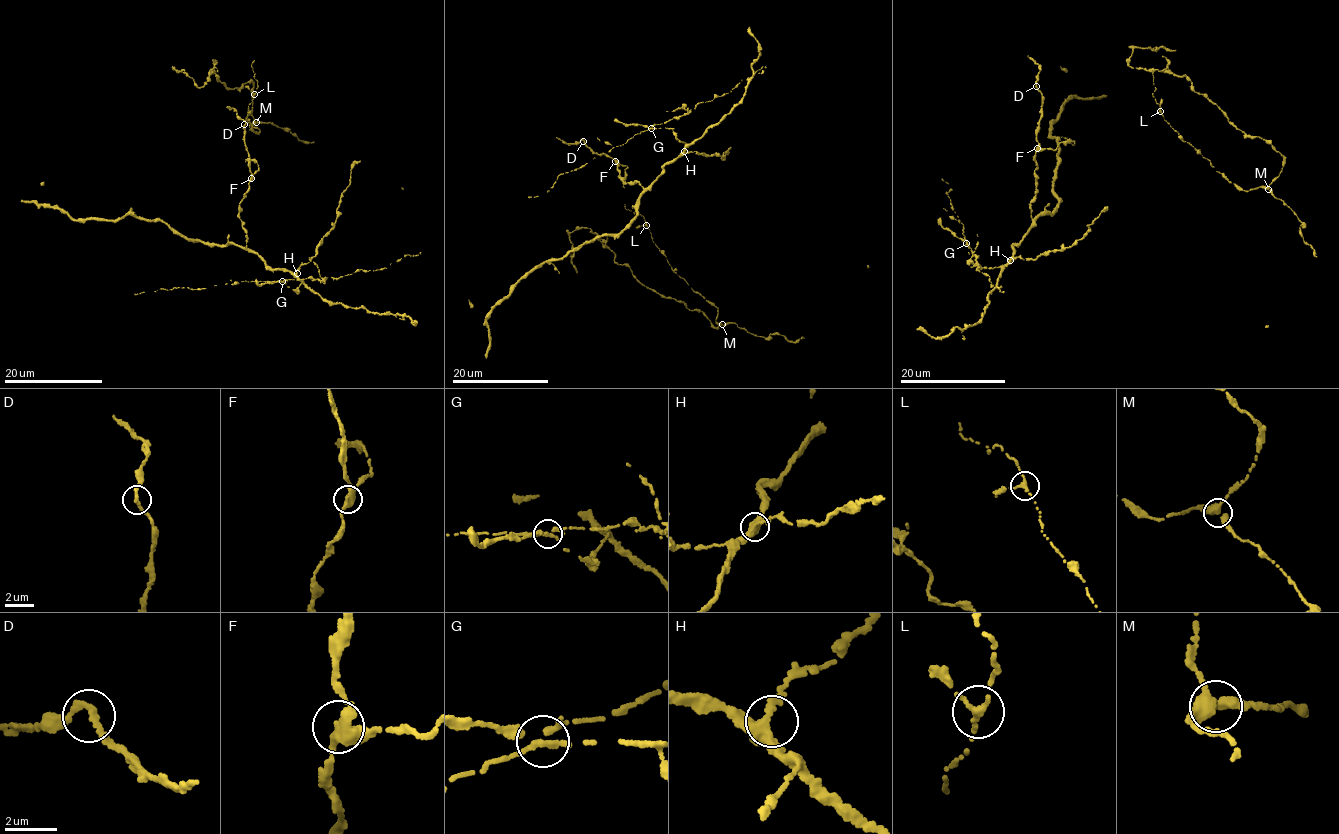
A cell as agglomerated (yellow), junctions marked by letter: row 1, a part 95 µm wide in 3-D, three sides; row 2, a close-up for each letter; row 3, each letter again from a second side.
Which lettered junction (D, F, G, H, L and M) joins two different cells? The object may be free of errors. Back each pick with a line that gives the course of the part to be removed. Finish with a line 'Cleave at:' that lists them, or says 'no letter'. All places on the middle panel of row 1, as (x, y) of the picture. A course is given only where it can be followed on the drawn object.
Cleave at: G

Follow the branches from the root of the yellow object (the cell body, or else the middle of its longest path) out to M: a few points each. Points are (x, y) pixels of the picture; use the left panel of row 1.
M: (199, 88), (213, 69), (216, 79), (229, 89), (252, 82), (256, 122)

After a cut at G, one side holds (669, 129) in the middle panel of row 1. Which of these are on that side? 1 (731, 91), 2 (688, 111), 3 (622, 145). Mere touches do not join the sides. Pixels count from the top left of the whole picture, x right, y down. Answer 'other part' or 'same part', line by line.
1: other part
2: other part
3: other part

